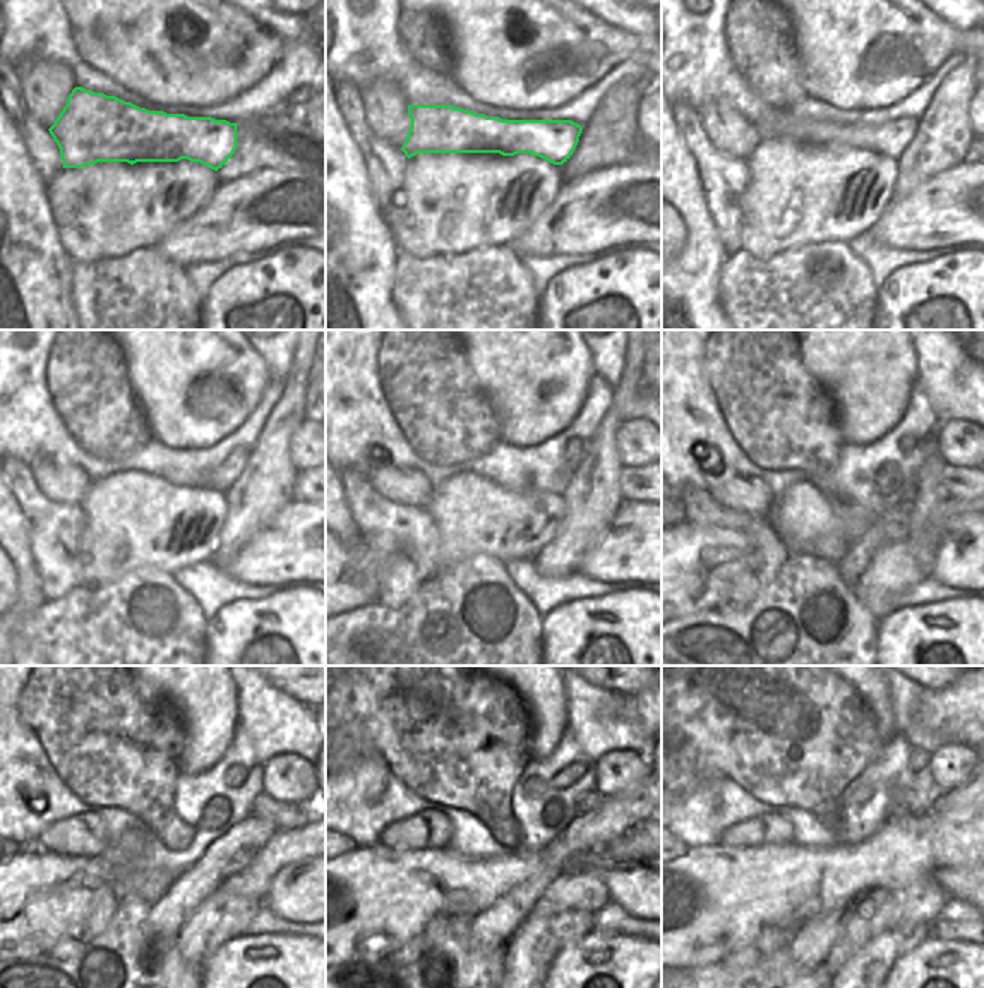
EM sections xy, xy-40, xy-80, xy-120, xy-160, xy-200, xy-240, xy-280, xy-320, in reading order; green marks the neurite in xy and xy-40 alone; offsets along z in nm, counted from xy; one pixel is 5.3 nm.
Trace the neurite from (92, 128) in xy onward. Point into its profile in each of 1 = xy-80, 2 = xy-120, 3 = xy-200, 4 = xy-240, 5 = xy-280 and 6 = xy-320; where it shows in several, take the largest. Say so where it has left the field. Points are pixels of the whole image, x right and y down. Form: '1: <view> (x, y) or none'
1: xy-80 (891, 138)
2: xy-120 (221, 479)
3: xy-200 (908, 443)
4: xy-240 (237, 774)
5: xy-280 (570, 775)
6: xy-320 (918, 760)

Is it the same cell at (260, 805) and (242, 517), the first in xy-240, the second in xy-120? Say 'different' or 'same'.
different

